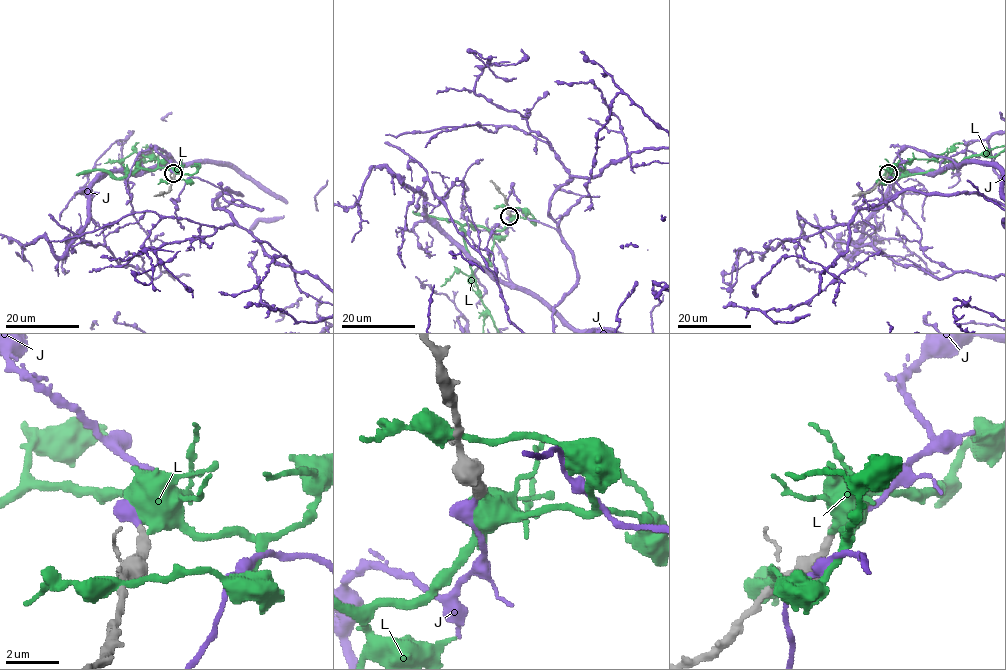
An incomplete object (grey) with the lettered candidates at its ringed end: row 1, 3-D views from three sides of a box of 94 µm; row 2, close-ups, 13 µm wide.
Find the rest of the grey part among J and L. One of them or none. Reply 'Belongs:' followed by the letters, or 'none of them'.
Belongs: J

